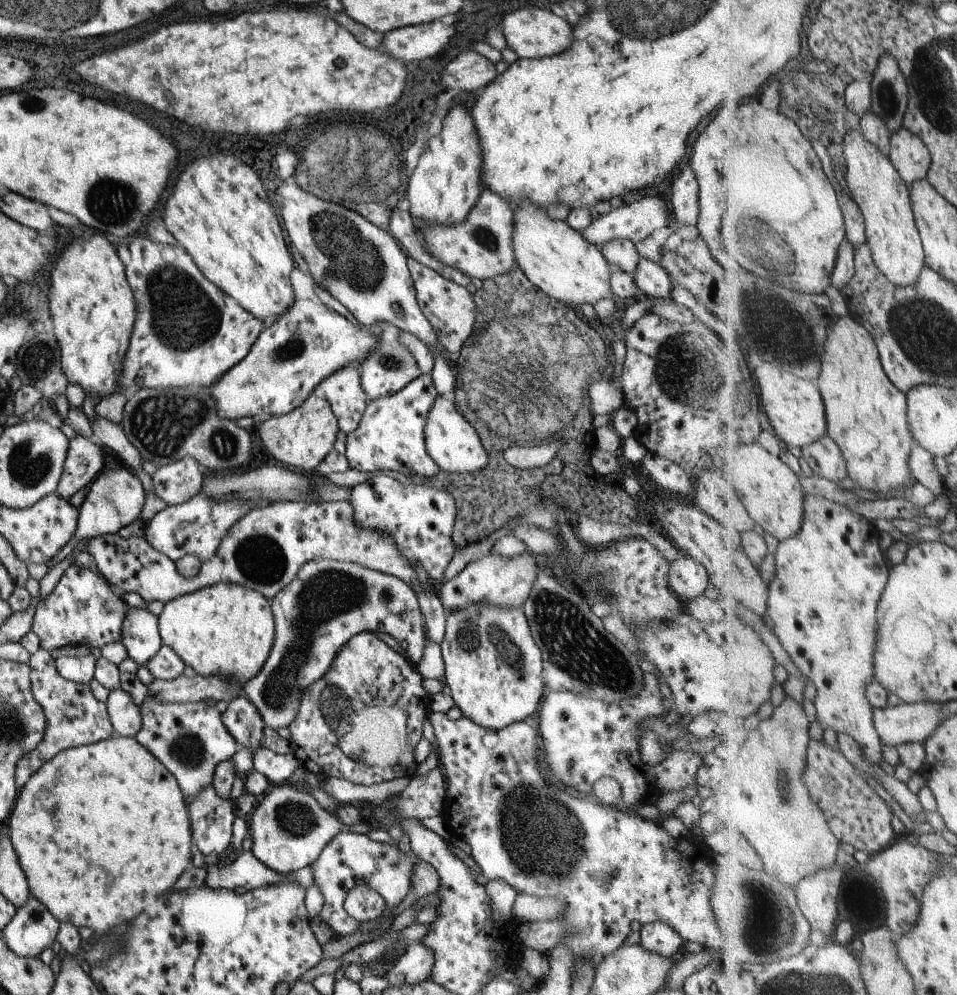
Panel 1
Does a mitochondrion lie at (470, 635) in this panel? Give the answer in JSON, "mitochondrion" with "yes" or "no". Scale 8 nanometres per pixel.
{"mitochondrion":"yes"}

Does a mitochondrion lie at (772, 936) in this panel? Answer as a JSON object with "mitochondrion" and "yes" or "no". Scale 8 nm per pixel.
{"mitochondrion":"yes"}

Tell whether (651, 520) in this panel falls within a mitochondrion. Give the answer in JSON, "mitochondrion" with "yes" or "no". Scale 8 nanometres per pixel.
{"mitochondrion":"no"}

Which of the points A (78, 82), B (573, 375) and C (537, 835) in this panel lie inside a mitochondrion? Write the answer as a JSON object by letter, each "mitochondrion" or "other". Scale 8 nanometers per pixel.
{"A":"other","B":"other","C":"mitochondrion"}

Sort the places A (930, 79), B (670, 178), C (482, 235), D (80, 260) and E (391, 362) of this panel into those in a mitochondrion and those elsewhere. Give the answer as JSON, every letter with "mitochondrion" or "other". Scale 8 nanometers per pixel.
{"A":"mitochondrion","B":"other","C":"mitochondrion","D":"other","E":"mitochondrion"}

